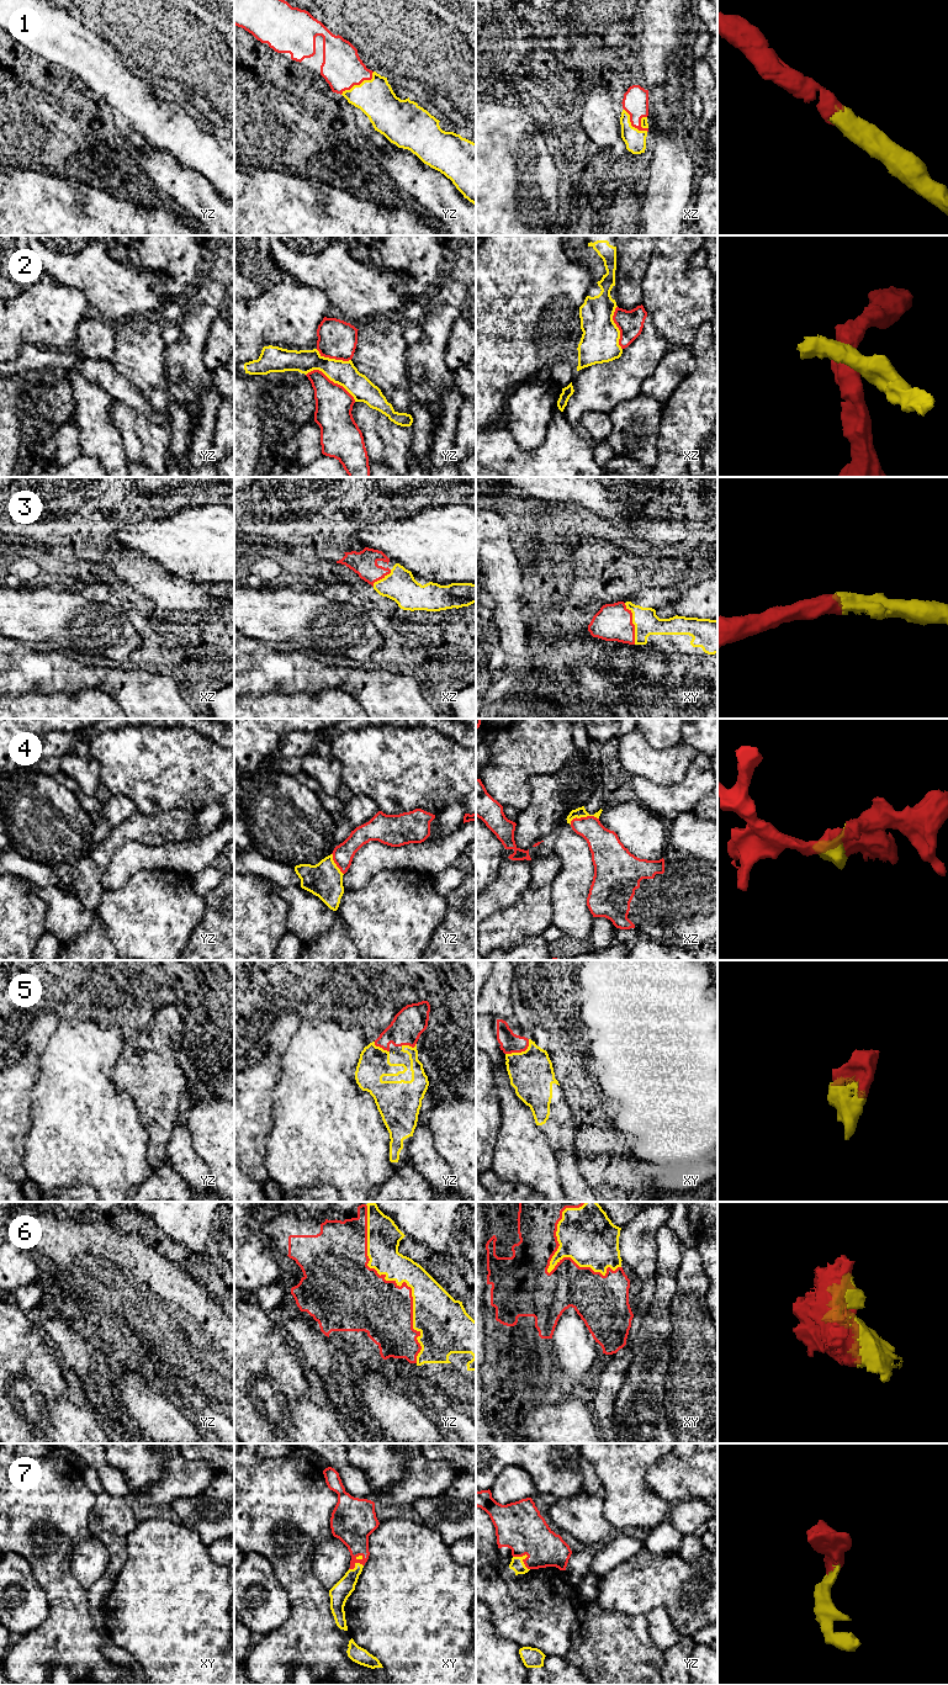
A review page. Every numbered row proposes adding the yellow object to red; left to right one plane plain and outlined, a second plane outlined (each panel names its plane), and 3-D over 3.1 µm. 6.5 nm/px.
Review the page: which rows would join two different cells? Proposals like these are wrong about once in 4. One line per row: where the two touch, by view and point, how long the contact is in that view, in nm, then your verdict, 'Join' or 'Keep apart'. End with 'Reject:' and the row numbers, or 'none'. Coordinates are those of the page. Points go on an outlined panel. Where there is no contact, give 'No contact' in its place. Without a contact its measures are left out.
1: Touches red at xz (631, 125). Shared border 220 nm. Join
2: Touches red at yz (332, 381). Shared border 380 nm. Keep apart
3: Touches red at xy (633, 624). Shared border 280 nm. Join
4: Touches red at xz (583, 817). Shared border 200 nm. Join
5: Touches red at xy (520, 1052). Shared border 190 nm. Join
6: Touches red at yz (395, 1282). Shared border 1100 nm. Join
7: Touches red at yz (523, 1559). Shared border 140 nm. Join
Reject: 2

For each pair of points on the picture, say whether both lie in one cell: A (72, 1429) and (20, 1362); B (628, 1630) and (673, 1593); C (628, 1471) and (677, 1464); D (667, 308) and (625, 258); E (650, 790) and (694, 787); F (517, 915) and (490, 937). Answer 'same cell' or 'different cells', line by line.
A: same cell
B: different cells
C: different cells
D: different cells
E: same cell
F: same cell

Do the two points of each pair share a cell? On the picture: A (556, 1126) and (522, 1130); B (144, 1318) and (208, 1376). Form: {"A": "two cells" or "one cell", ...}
{"A": "two cells", "B": "one cell"}

